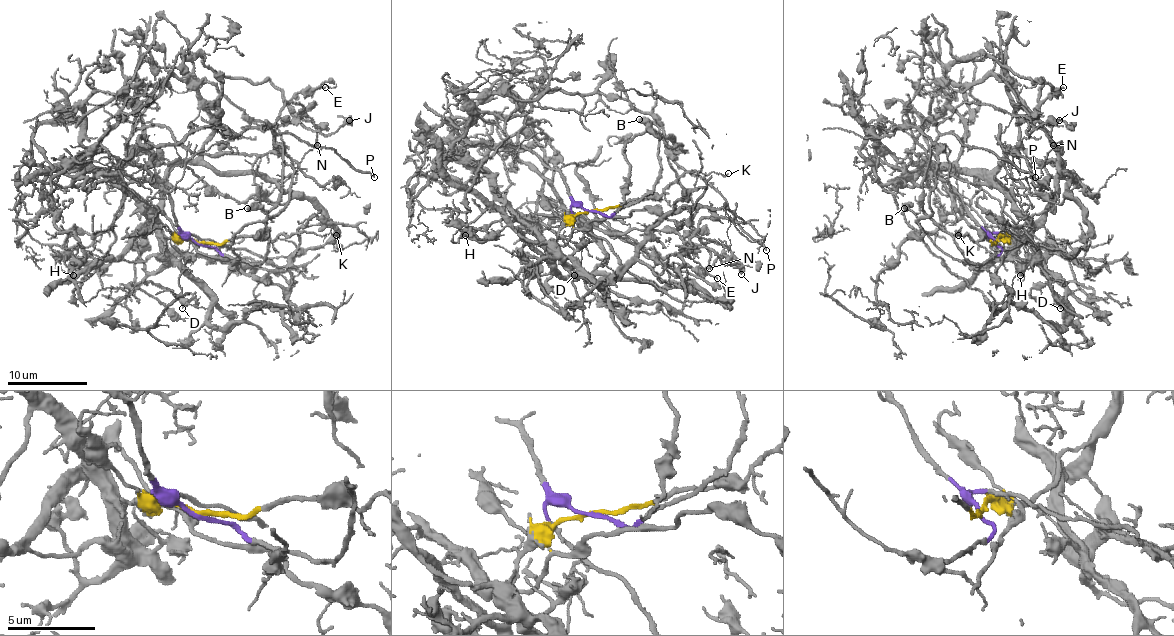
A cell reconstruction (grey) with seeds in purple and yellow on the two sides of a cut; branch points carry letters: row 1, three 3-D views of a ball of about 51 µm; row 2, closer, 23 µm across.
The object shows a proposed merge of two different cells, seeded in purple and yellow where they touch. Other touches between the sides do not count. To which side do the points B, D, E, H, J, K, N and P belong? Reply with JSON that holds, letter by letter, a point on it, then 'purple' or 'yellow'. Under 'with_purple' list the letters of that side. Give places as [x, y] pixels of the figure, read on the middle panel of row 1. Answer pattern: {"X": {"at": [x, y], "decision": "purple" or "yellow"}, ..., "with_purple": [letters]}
{"B": {"at": [639, 119], "decision": "purple"}, "D": {"at": [574, 275], "decision": "yellow"}, "E": {"at": [717, 278], "decision": "purple"}, "H": {"at": [465, 235], "decision": "yellow"}, "J": {"at": [741, 274], "decision": "purple"}, "K": {"at": [728, 173], "decision": "yellow"}, "N": {"at": [709, 268], "decision": "purple"}, "P": {"at": [766, 250], "decision": "purple"}, "with_purple": ["B", "E", "J", "N", "P"]}

